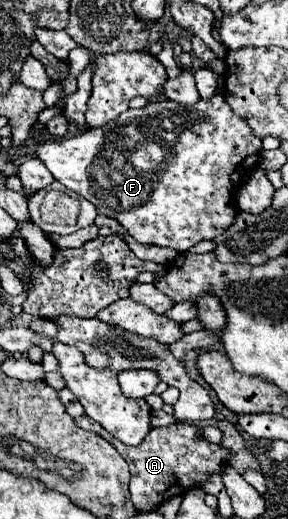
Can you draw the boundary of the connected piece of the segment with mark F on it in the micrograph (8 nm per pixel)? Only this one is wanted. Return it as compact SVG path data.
M216 93L210 99L200 99L196 105L180 105L176 101L156 101L156 103L148 103L142 109L126 109L126 113L120 113L114 121L108 121L106 125L98 127L98 129L86 129L84 133L78 133L70 139L48 139L48 141L40 141L36 145L36 155L40 161L44 161L44 165L48 167L48 171L54 175L56 181L60 181L62 185L66 185L68 189L72 189L74 193L78 193L80 197L88 199L90 203L96 205L98 215L106 215L116 219L130 237L134 237L138 243L142 245L155 245L158 247L170 247L178 253L186 253L190 247L194 247L200 241L208 241L208 239L216 239L224 229L228 229L234 223L236 217L236 209L232 205L232 191L240 185L242 177L256 169L258 165L258 155L262 149L262 139L258 139L250 125L238 117L236 113L232 113L230 105L226 103L226 97Z

